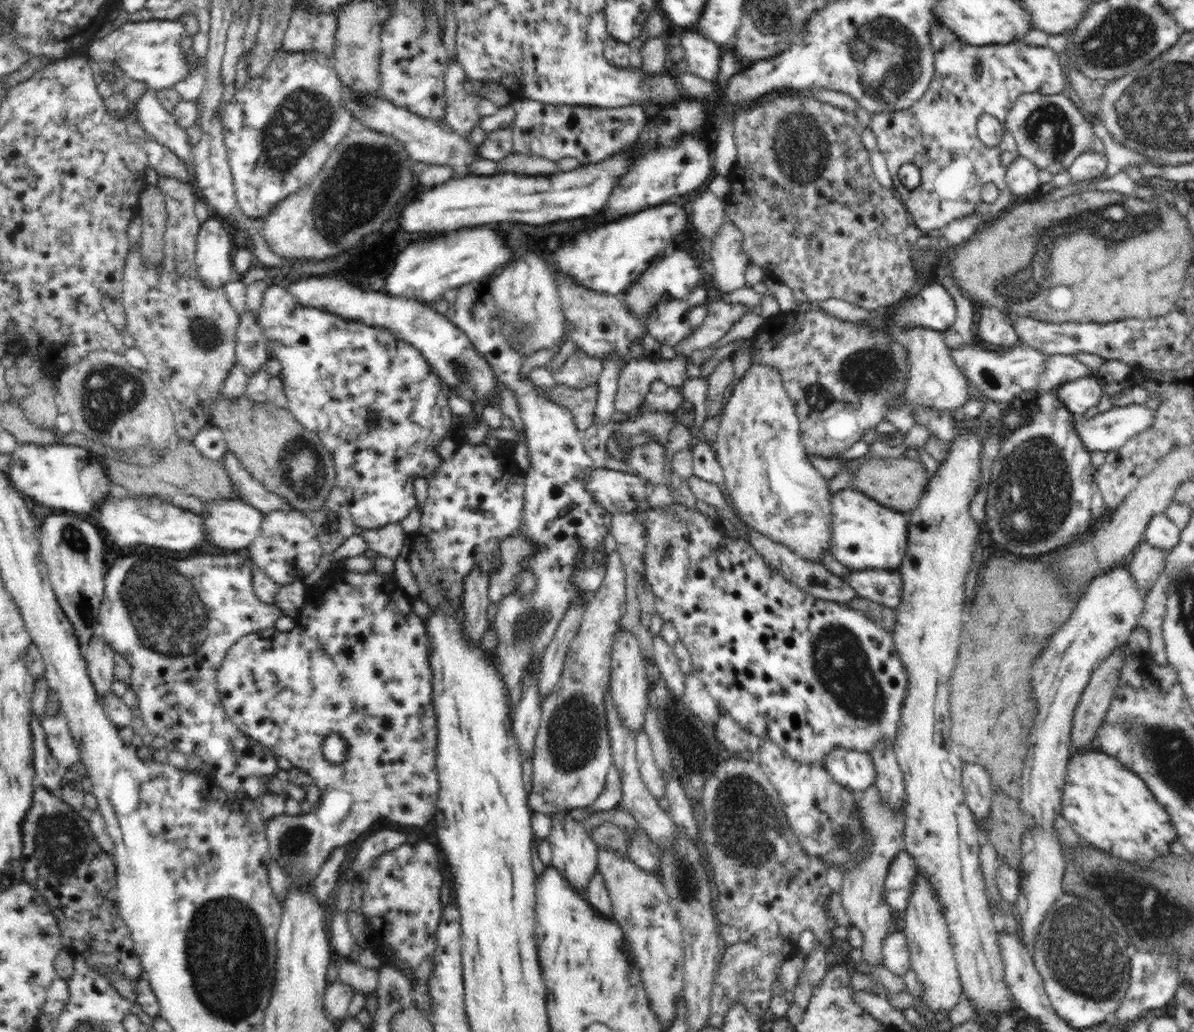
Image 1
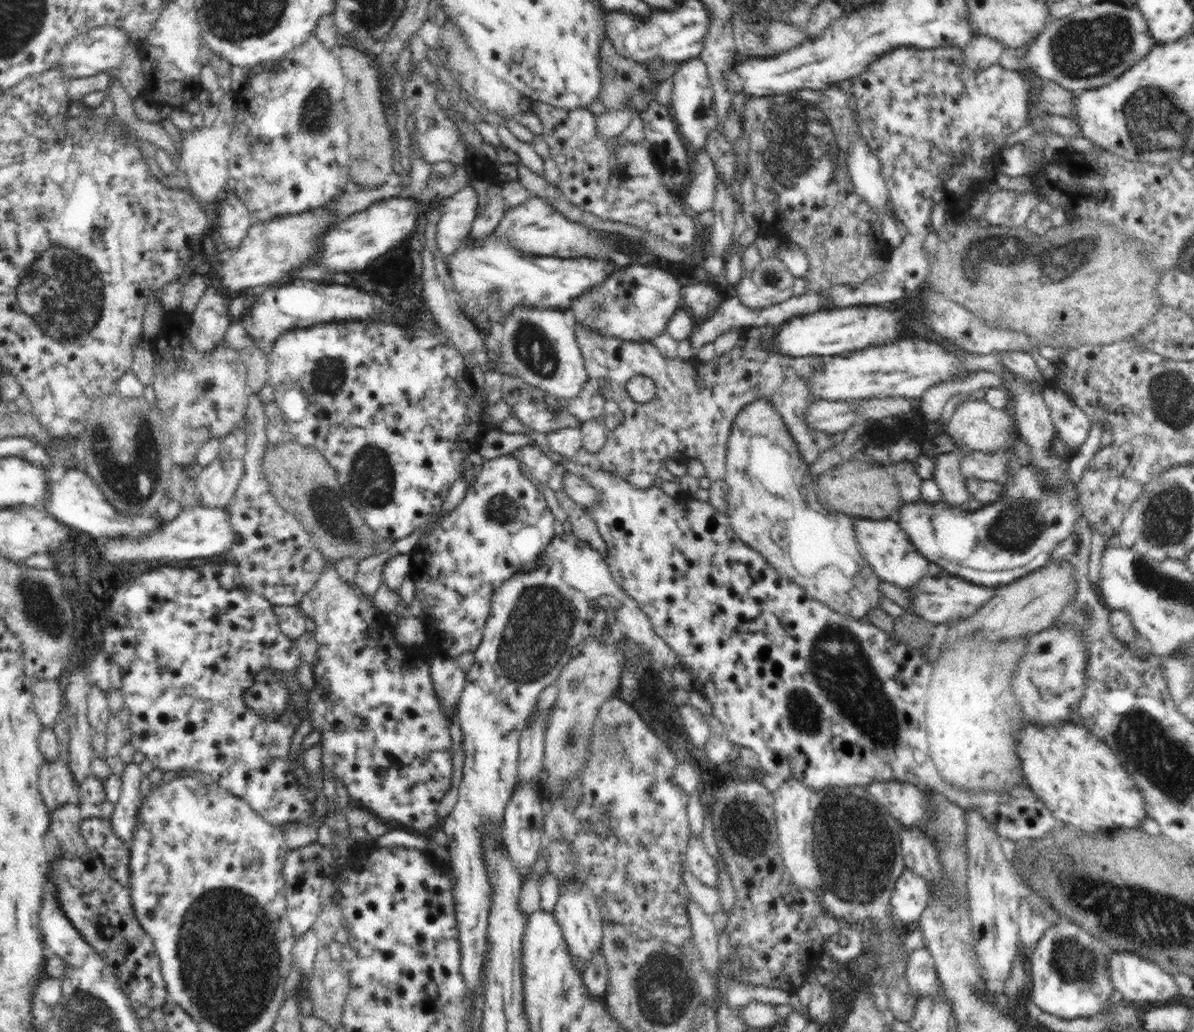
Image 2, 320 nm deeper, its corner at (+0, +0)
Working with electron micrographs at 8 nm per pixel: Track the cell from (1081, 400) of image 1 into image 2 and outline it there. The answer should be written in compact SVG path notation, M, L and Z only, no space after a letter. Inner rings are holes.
M1048 385L1043 397L1049 408L1057 438L1066 445L1067 452L1072 456L1086 442L1090 434L1091 420L1063 390Z

